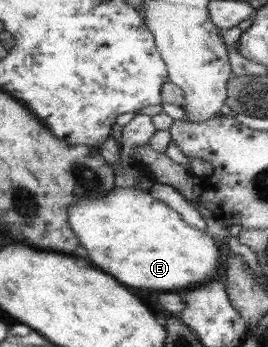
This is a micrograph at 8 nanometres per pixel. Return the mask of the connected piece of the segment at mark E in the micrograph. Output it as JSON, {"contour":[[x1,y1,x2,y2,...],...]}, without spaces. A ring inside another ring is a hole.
{"contour":[[117,187,103,198,79,200,69,206,68,220,91,262,131,288,173,293,191,290,219,278,223,268,217,239,183,222,149,191]]}

